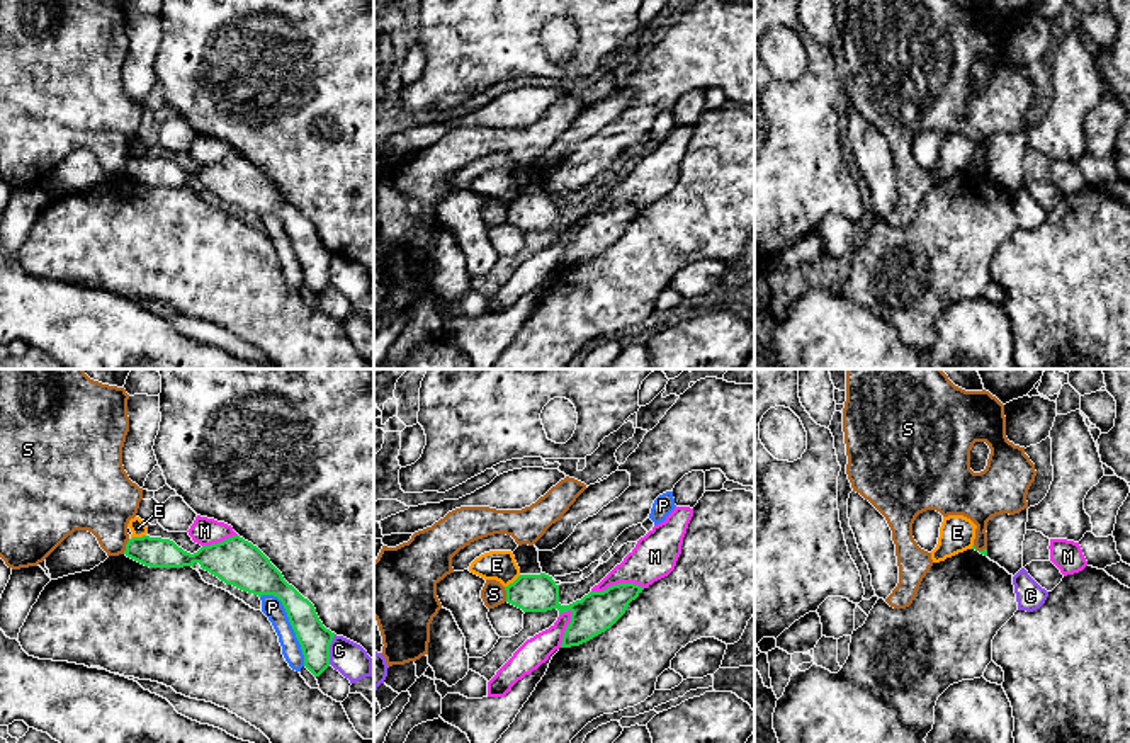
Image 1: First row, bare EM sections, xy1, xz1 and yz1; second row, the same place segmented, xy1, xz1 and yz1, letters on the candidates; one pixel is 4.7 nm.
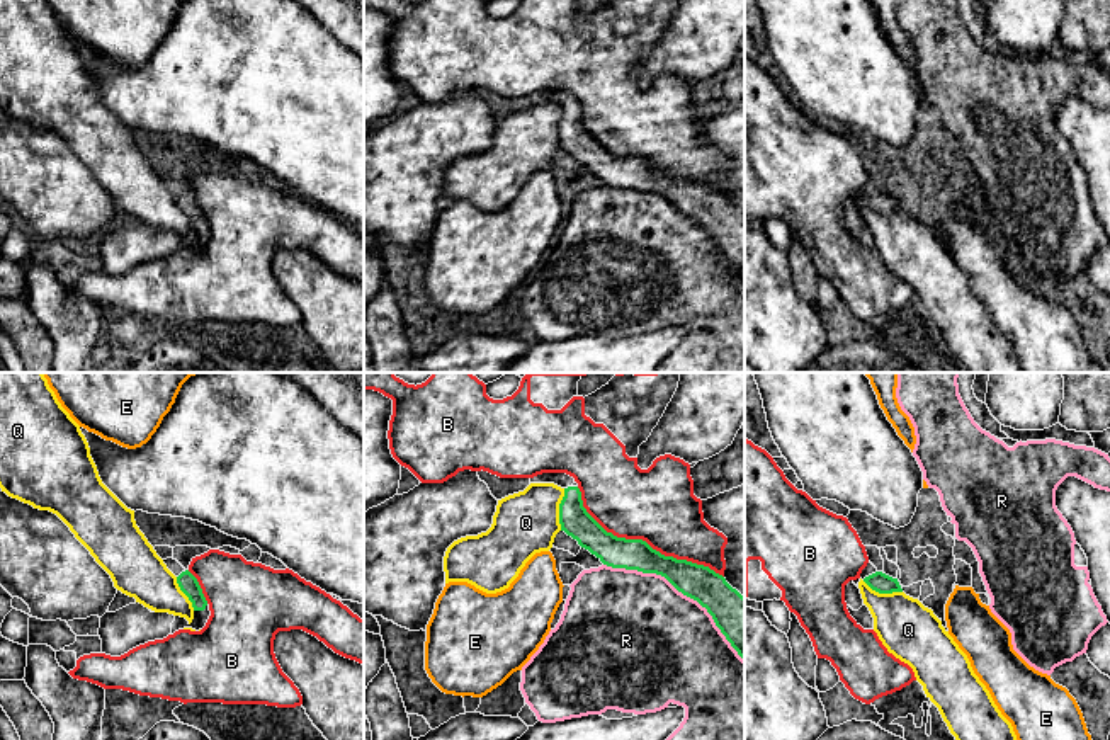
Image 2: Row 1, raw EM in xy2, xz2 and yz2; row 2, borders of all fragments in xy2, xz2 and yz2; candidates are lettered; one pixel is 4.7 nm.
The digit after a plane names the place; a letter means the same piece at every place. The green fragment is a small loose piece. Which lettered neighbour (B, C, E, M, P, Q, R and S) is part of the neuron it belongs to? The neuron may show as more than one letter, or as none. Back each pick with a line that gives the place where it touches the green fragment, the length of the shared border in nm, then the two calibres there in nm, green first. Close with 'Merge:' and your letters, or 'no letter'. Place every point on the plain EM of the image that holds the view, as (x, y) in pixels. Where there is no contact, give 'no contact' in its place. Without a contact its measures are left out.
Merge: no letter

